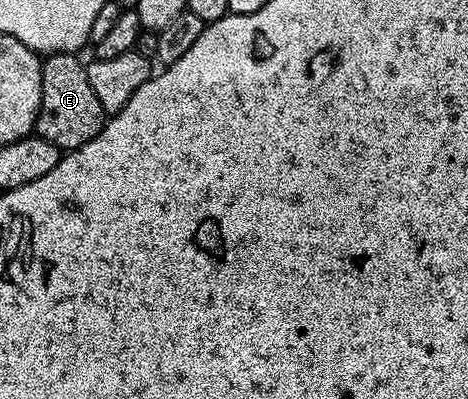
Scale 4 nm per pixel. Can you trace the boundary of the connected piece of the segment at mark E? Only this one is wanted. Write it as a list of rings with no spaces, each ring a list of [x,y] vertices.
[[[56,51],[43,59],[43,108],[35,122],[34,134],[57,145],[63,153],[85,145],[85,141],[93,141],[105,122],[101,101],[97,101],[97,93],[93,93],[93,85],[89,85],[84,60],[79,58],[78,54],[69,51]]]

